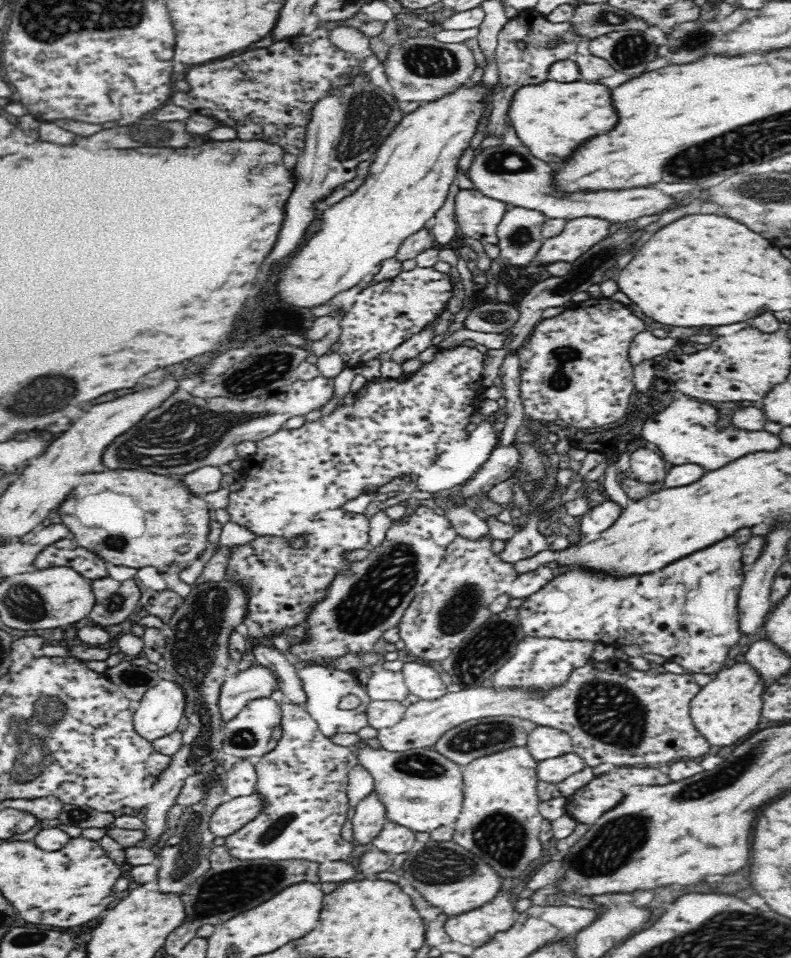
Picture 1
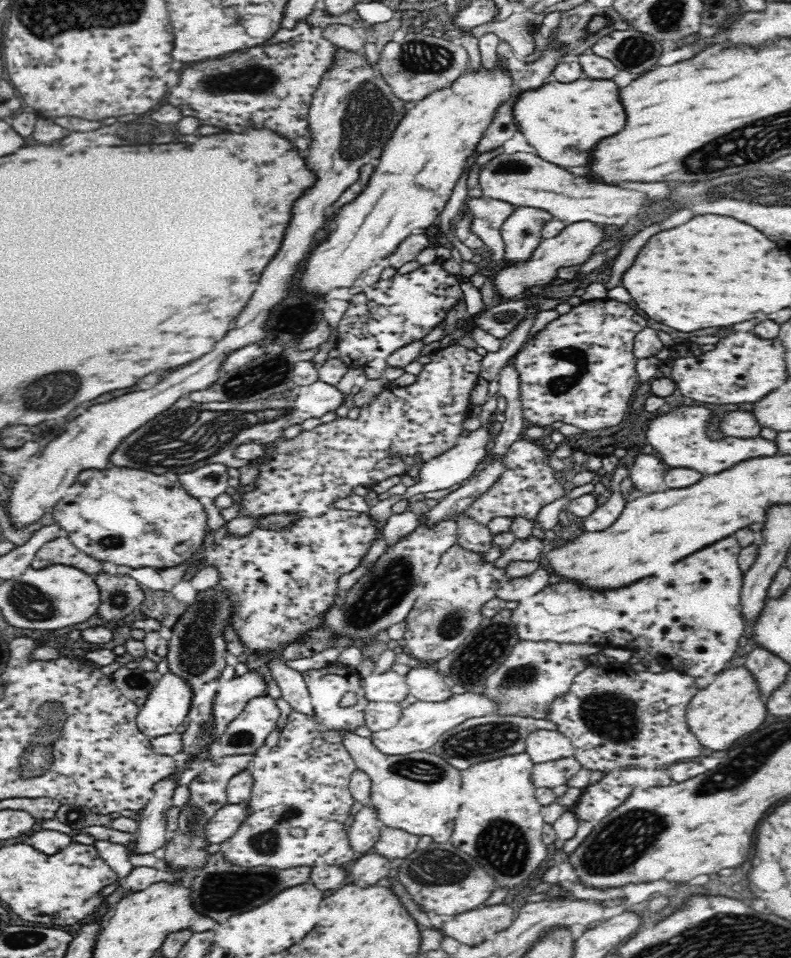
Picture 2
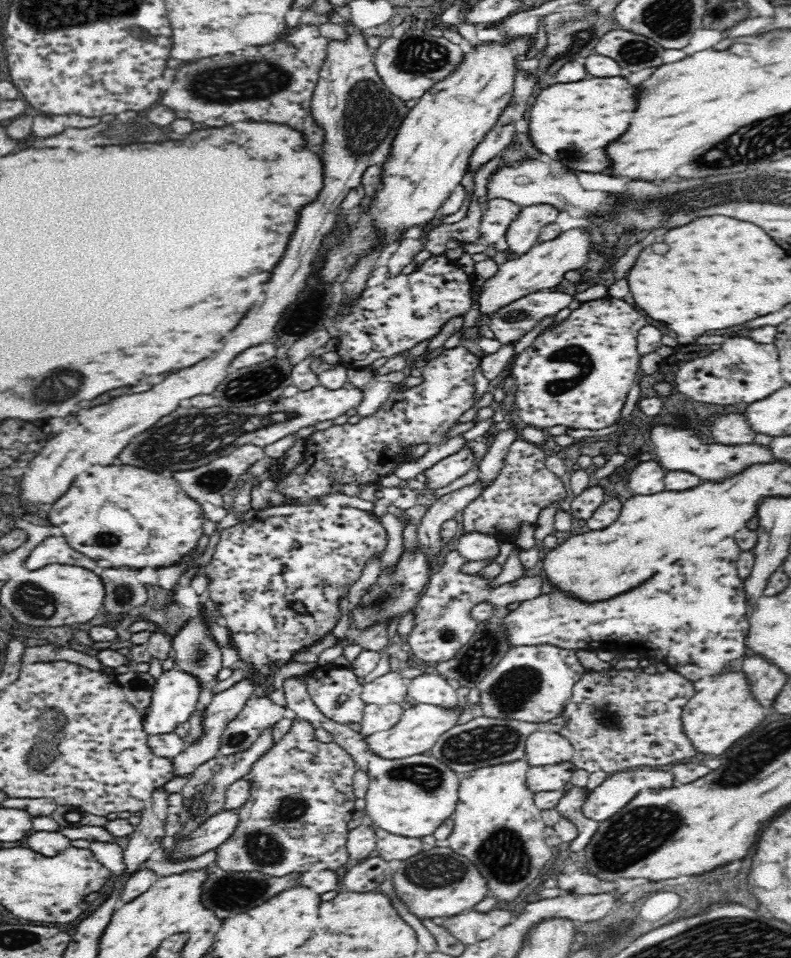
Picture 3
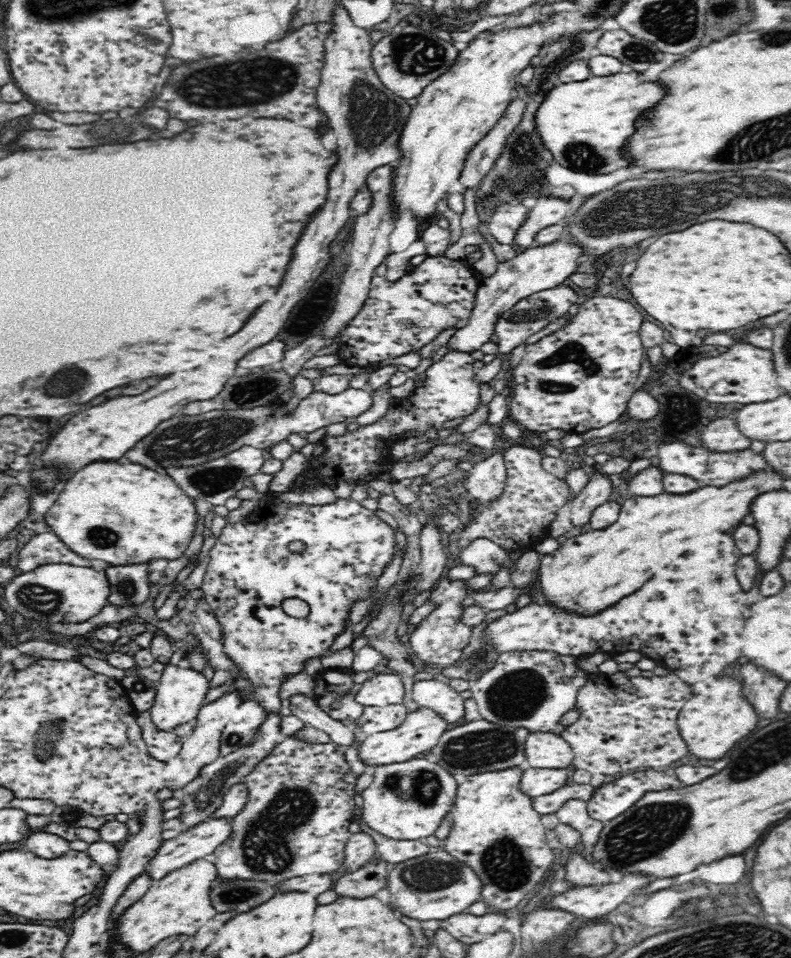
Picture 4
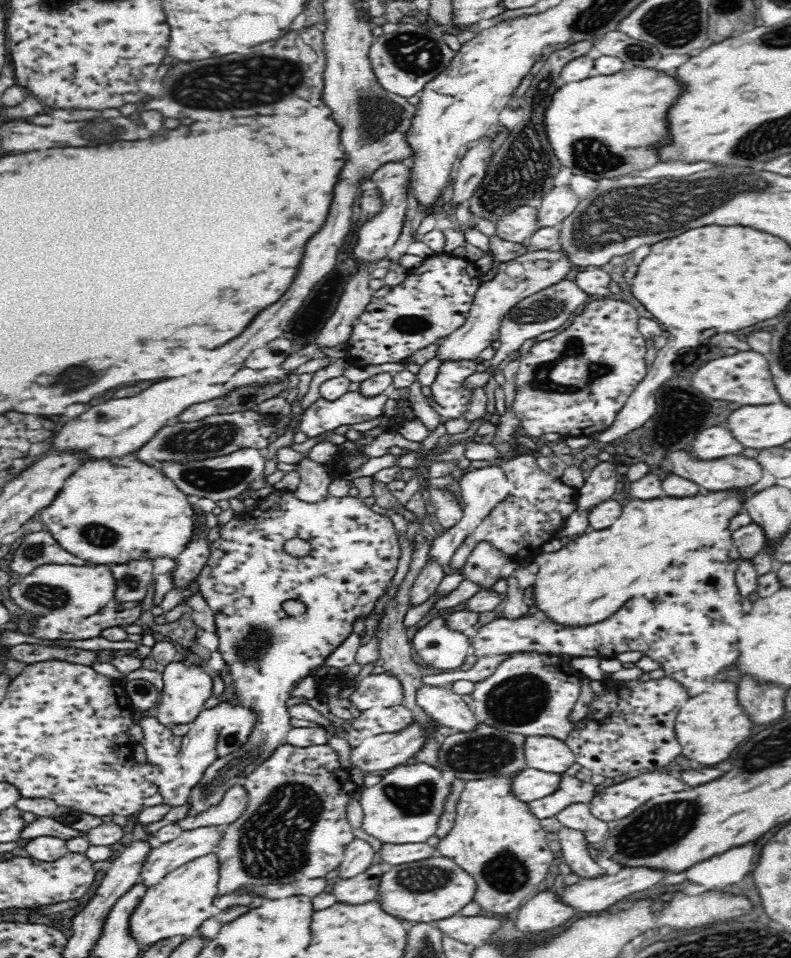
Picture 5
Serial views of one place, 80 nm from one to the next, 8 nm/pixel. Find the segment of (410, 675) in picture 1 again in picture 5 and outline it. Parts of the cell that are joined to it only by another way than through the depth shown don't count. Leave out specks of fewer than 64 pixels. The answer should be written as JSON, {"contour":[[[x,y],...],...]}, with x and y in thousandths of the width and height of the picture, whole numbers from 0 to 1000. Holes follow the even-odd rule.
{"contour":[[[534,714],[526,720],[526,734],[531,736],[556,758],[589,764],[602,760],[604,754],[595,737],[580,724],[560,716]]]}

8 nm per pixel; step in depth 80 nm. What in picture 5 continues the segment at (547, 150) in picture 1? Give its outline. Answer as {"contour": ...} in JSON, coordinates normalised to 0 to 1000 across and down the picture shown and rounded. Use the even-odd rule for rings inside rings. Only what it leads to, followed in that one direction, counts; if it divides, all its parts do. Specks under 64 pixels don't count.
{"contour":[[[804,70],[802,73],[790,71],[781,77],[769,79],[750,76],[736,86],[709,87],[698,98],[693,113],[688,115],[690,143],[709,172],[751,188],[776,186],[802,177],[822,175],[832,171],[827,152],[845,146],[842,115],[850,111],[860,94],[862,88],[857,88],[850,79],[812,70]]]}

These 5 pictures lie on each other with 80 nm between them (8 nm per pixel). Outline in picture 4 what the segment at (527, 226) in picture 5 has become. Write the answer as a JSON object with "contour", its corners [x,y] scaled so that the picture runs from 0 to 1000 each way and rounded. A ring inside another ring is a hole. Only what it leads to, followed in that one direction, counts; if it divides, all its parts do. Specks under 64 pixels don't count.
{"contour":[[[632,211],[622,219],[619,230],[609,236],[611,242],[618,242],[632,255],[647,256],[650,242],[665,231],[668,219],[657,211],[655,213]]]}

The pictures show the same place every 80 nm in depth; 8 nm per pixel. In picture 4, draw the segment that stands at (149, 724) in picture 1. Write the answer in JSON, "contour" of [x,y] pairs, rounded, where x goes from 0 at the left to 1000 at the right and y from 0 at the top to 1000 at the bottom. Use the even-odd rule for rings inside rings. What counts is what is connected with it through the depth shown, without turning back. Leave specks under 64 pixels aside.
{"contour":[[[210,693],[196,715],[195,736],[187,741],[195,761],[217,763],[228,756],[248,752],[252,740],[259,735],[260,722],[265,716],[267,712],[260,709],[258,703],[240,696],[226,697]]]}

